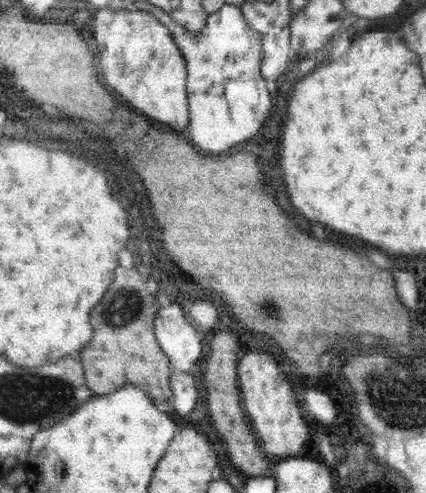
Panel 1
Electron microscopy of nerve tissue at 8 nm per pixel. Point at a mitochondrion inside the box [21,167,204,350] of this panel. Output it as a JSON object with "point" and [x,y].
{"point":[116,314]}

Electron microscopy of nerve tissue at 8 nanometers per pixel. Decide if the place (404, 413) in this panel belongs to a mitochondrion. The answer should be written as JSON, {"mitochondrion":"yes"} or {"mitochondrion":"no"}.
{"mitochondrion":"yes"}

